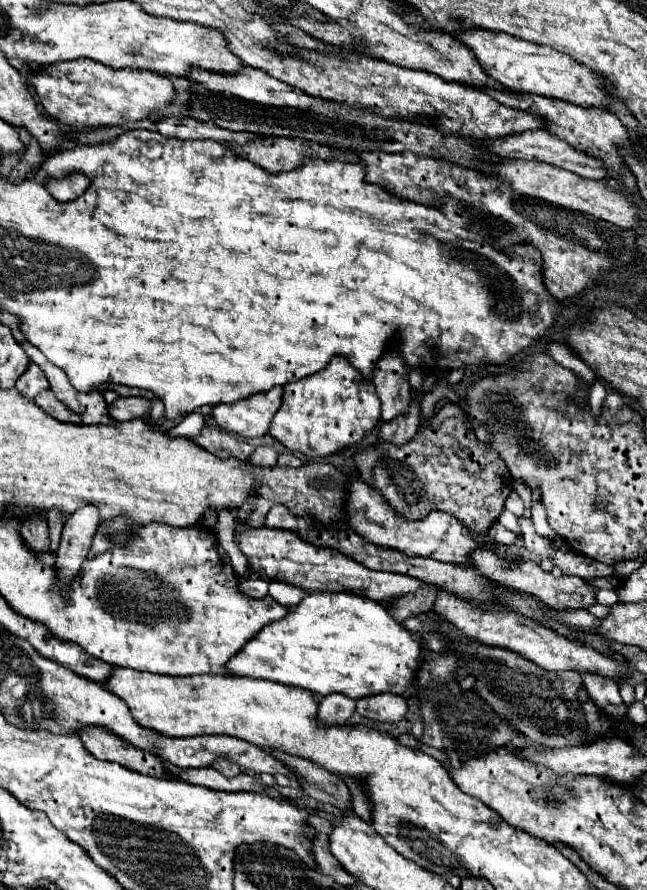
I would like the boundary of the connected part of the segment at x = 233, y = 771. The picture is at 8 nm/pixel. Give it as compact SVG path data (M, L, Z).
M218 760L218 762L214 762L214 766L212 768L216 768L220 774L224 774L226 778L232 778L232 776L238 776L238 772L240 772L240 768L238 766L234 766L232 762L226 762L226 760Z

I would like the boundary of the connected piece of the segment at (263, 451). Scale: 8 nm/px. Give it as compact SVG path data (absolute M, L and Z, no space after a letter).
M260 446L254 450L254 454L250 456L250 464L252 466L264 466L264 468L272 468L276 466L276 450L270 448L270 446Z

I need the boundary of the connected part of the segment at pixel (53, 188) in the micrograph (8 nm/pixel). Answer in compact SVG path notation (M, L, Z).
M70 174L70 178L64 178L64 180L50 180L48 190L52 192L54 198L68 202L78 198L86 190L86 184L88 184L88 178L84 174Z

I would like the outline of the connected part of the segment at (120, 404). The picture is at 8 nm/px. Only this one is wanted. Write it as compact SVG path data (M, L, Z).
M128 396L128 398L118 398L118 402L110 404L110 416L116 422L126 422L134 418L146 418L150 412L150 400L142 396Z

